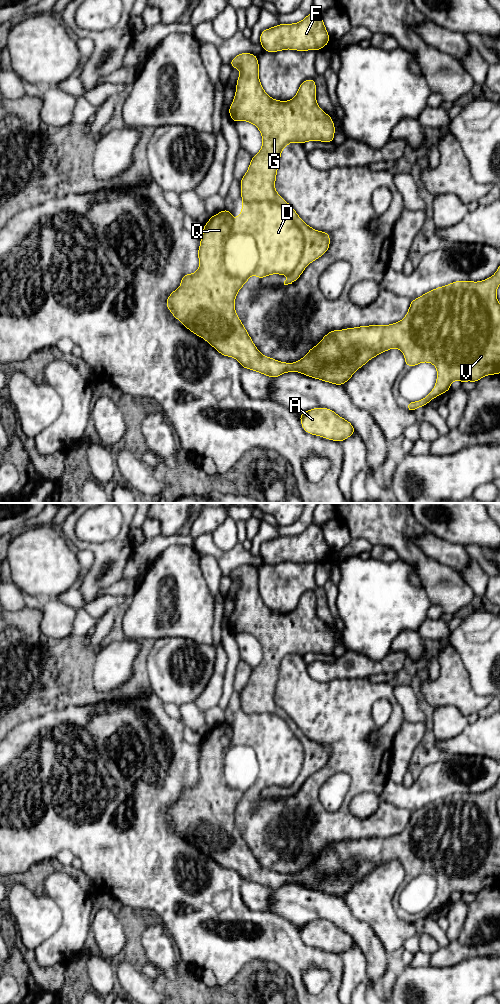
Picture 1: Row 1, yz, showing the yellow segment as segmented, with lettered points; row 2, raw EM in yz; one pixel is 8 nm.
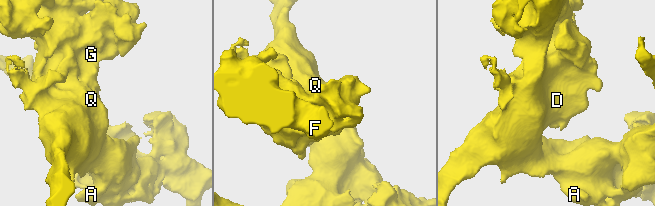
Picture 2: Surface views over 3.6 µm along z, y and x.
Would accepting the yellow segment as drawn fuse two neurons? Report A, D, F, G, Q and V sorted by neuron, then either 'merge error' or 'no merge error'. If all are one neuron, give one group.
groups A D F G Q V; no merge error

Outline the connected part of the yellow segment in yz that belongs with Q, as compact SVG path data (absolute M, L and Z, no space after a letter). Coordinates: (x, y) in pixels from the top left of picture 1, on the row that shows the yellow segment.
M241 53L231 62L232 68L238 68L240 75L237 79L234 100L229 107L229 116L234 122L247 121L254 124L262 134L262 148L252 157L246 174L240 180L242 212L234 220L227 209L210 216L203 228L198 249L199 269L193 274L184 274L181 285L167 298L166 306L188 330L196 336L202 337L211 344L221 355L237 359L243 368L257 371L270 378L276 378L283 373L299 372L305 376L323 380L335 385L343 385L370 359L377 355L397 348L405 357L405 365L411 368L422 362L435 365L437 380L433 390L423 399L408 402L406 409L413 412L418 407L426 406L432 399L450 391L453 381L459 380L478 382L486 375L500 374L500 304L496 291L500 285L500 265L496 273L479 282L455 281L448 285L437 287L414 299L406 316L399 322L390 325L369 325L342 330L333 330L326 334L320 343L311 348L299 361L294 363L280 362L259 352L240 321L235 311L235 298L254 273L258 279L271 274L289 275L284 285L294 283L303 273L307 265L320 258L330 246L329 233L317 231L308 226L275 190L275 180L280 163L281 151L291 142L304 144L307 141L333 142L335 134L334 122L317 104L316 83L310 78L299 86L297 94L289 101L272 99L263 89L259 80L259 64L256 55Z

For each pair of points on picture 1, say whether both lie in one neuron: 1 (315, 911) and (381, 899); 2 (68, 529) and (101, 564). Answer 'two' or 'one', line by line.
1: one
2: one

